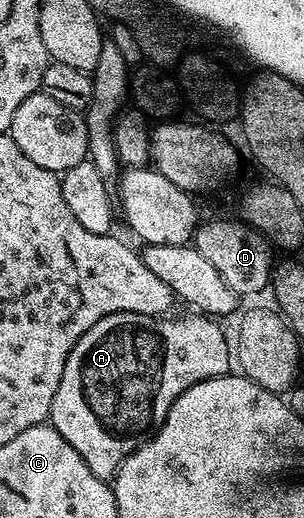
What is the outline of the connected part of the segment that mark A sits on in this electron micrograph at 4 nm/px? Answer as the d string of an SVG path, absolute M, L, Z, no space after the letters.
M135 312L108 314L85 332L76 342L68 362L64 362L64 374L60 386L56 386L56 398L52 398L49 423L88 462L88 470L96 478L109 481L141 444L168 418L168 410L196 382L225 376L232 368L232 344L226 341L217 319L205 314L189 314L179 320L160 316L145 316Z

